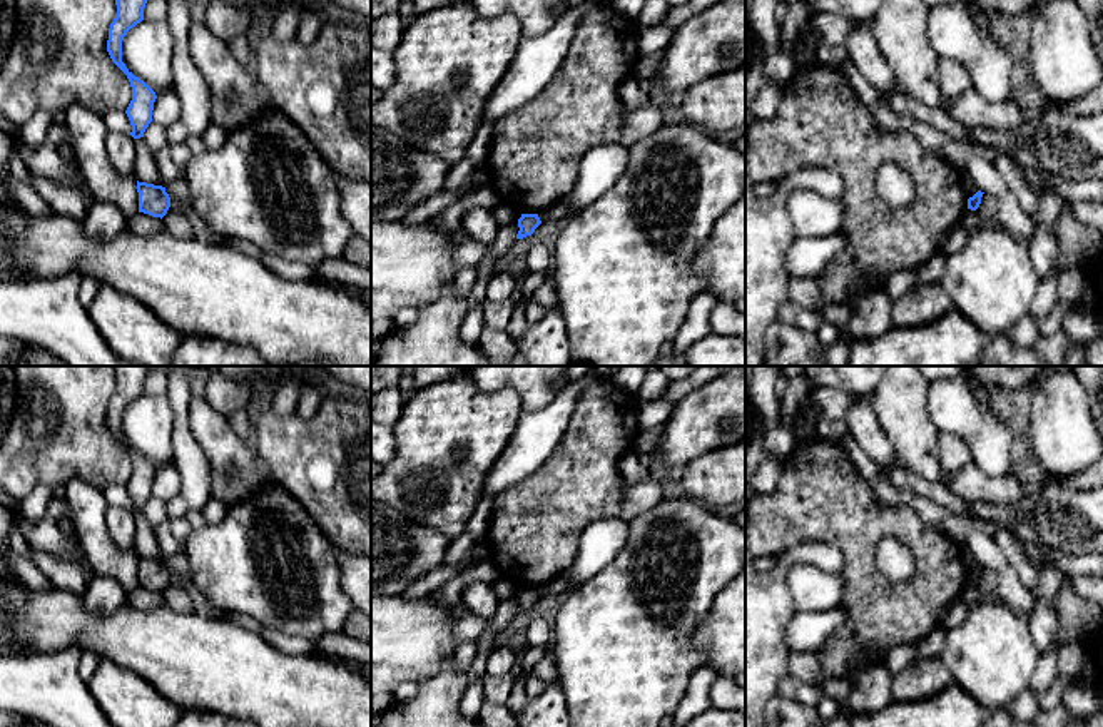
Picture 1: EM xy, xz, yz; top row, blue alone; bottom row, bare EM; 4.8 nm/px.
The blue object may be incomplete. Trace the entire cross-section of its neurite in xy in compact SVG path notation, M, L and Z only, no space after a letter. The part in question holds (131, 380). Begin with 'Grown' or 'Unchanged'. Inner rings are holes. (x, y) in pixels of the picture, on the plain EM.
Unchanged. M114 366L117 388L109 403L107 426L112 436L127 450L132 461L132 475L125 485L134 513L144 511L152 496L155 466L139 451L135 451L122 436L122 414L130 403L144 394L144 383L150 373L149 366Z

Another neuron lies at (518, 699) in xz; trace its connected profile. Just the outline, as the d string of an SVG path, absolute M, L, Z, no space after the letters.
M523 672L521 677L518 677L516 680L513 680L513 690L510 694L510 699L506 702L506 707L510 709L510 712L516 717L526 705L528 697L525 692L525 679L528 677L528 672Z

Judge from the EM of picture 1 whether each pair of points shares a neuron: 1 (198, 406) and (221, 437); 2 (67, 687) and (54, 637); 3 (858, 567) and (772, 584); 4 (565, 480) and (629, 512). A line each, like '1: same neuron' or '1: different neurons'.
1: same neuron
2: different neurons
3: different neurons
4: different neurons

